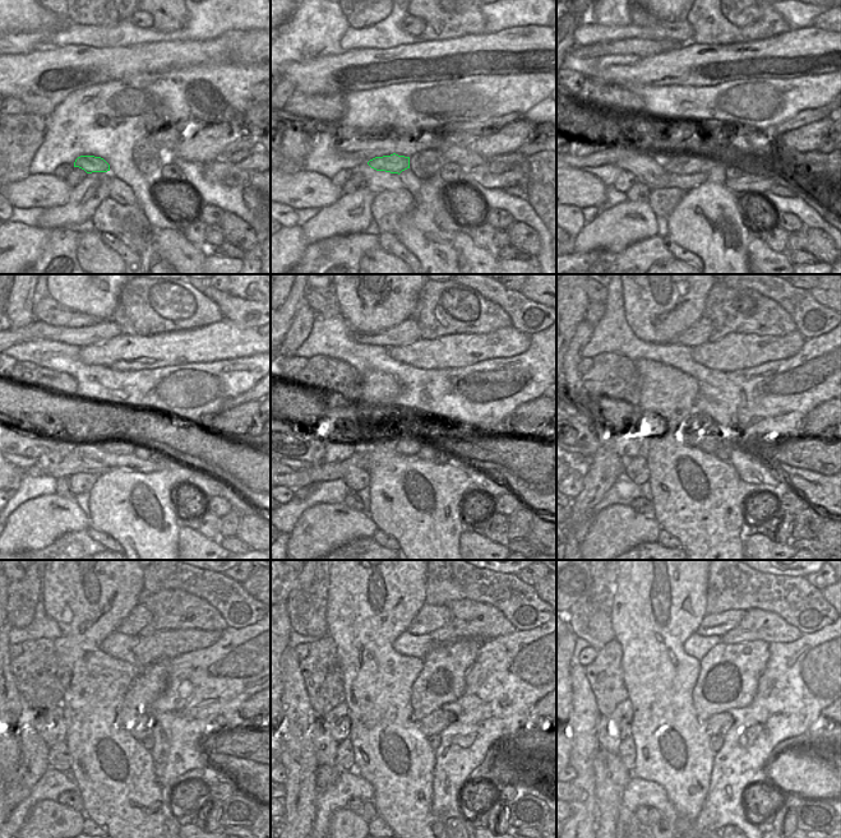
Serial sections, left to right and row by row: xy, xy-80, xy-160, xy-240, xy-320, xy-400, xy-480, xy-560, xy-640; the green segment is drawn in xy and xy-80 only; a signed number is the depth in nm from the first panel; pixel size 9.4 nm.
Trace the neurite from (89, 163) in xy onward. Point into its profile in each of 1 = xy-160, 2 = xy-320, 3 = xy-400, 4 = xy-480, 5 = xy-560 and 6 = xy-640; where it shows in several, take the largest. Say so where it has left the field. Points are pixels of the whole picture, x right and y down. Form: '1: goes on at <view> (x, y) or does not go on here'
1: goes on at xy-160 (691, 162)
2: goes on at xy-320 (410, 445)
3: goes on at xy-400 (696, 426)
4: goes on at xy-480 (147, 686)
5: goes on at xy-560 (442, 680)
6: goes on at xy-640 (729, 675)

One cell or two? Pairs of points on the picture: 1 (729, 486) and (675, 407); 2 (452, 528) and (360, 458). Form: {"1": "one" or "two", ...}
{"1": "one", "2": "two"}

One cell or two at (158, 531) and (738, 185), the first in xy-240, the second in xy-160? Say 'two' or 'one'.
two

